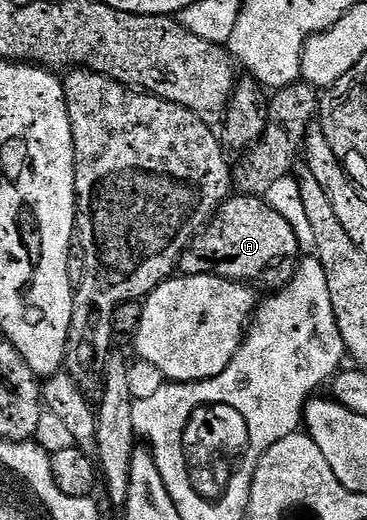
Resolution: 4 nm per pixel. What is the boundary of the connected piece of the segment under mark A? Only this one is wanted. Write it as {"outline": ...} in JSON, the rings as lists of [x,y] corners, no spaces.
{"outline":[[[234,194],[218,205],[210,223],[186,247],[177,271],[184,276],[219,276],[255,289],[279,290],[293,278],[300,261],[296,234],[261,196]]]}

